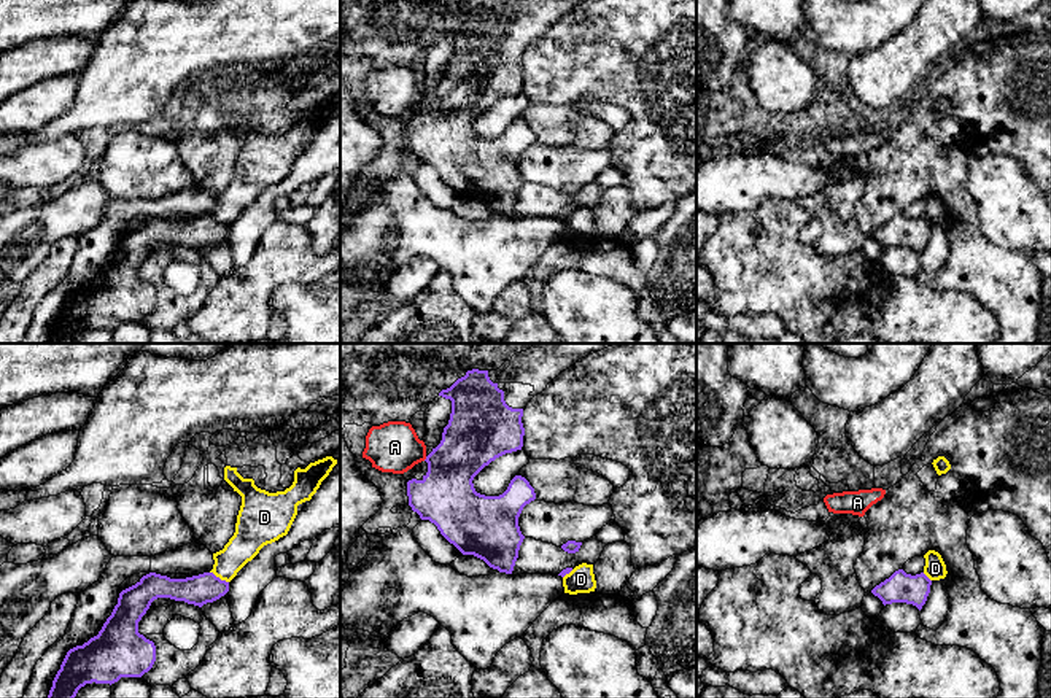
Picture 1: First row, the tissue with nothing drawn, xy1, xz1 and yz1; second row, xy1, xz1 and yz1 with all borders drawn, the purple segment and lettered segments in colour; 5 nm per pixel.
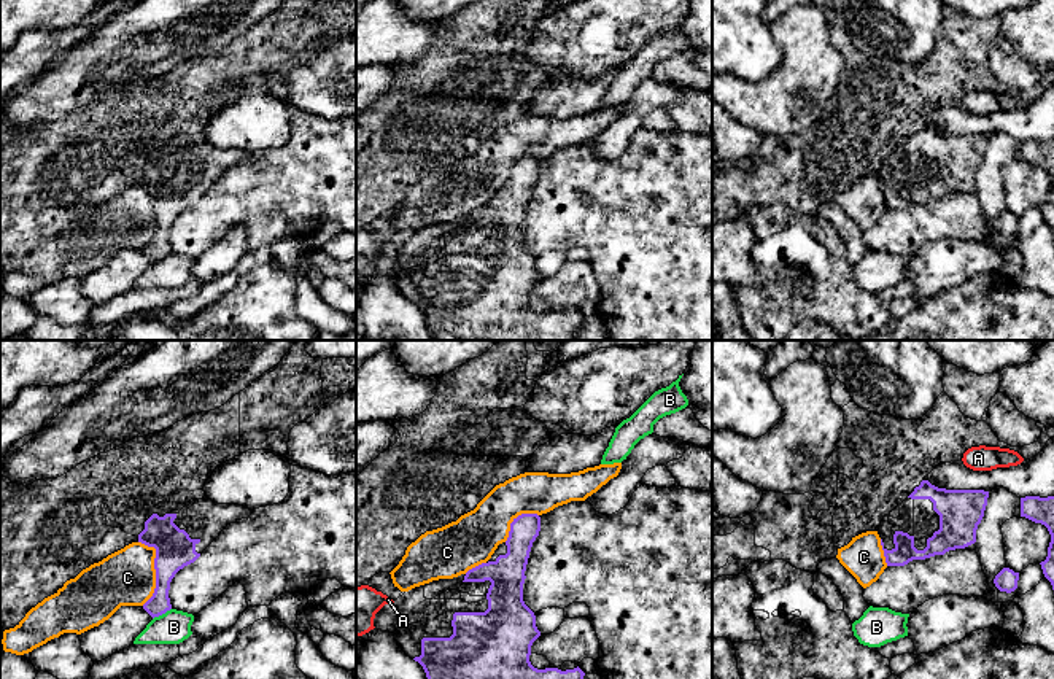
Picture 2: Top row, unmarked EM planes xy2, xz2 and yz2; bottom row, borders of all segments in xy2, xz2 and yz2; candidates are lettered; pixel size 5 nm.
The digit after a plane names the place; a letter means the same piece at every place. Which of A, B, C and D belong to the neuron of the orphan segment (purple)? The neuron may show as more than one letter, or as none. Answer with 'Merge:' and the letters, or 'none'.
Merge: none

